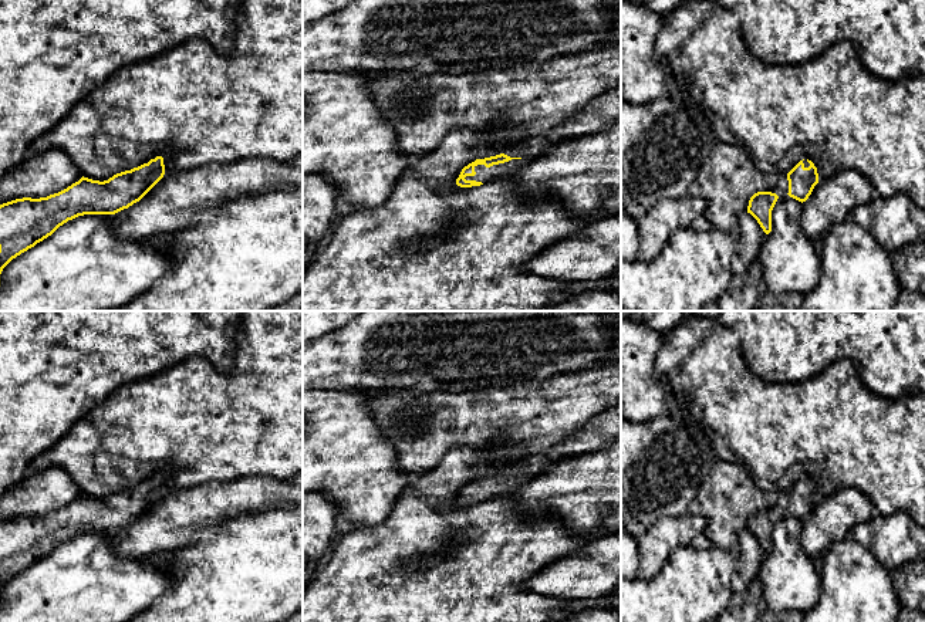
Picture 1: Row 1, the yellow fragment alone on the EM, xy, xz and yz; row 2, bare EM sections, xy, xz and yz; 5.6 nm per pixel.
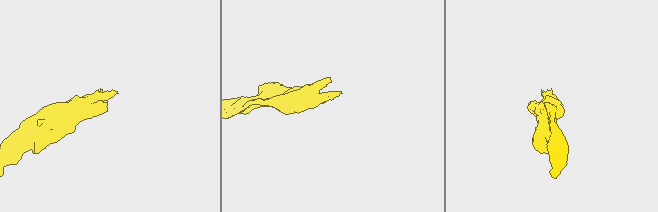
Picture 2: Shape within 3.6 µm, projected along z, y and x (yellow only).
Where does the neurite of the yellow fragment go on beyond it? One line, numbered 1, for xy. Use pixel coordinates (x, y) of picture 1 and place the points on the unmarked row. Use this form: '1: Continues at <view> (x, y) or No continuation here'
1: No continuation here

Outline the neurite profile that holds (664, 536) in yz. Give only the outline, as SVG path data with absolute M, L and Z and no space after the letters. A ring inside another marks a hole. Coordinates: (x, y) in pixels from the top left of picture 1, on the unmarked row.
M691 513L652 523L638 540L638 579L652 581L666 564L669 554L675 548L689 545L698 534L705 533L705 527L705 520Z

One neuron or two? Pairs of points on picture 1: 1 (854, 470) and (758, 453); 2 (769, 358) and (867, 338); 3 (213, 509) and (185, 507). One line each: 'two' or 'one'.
1: one
2: one
3: one

